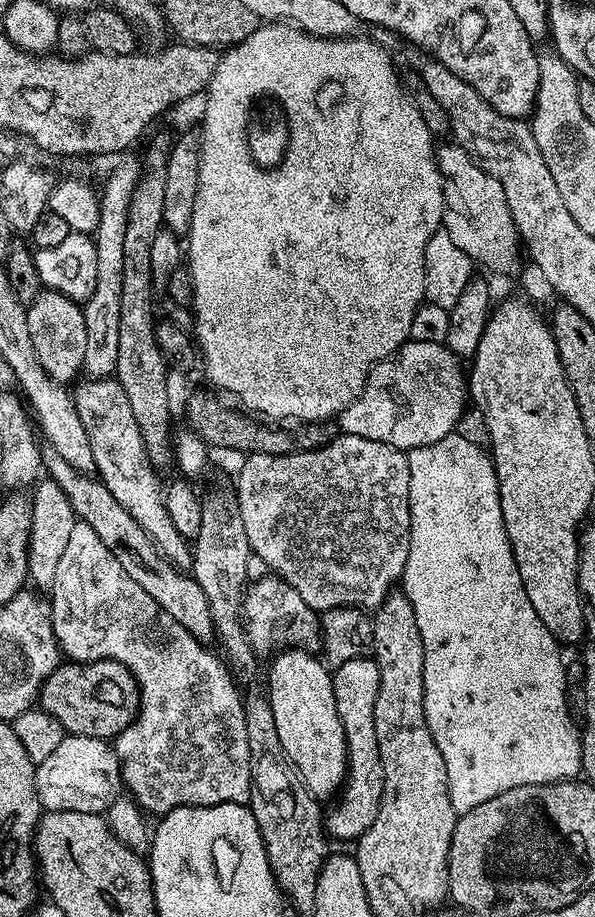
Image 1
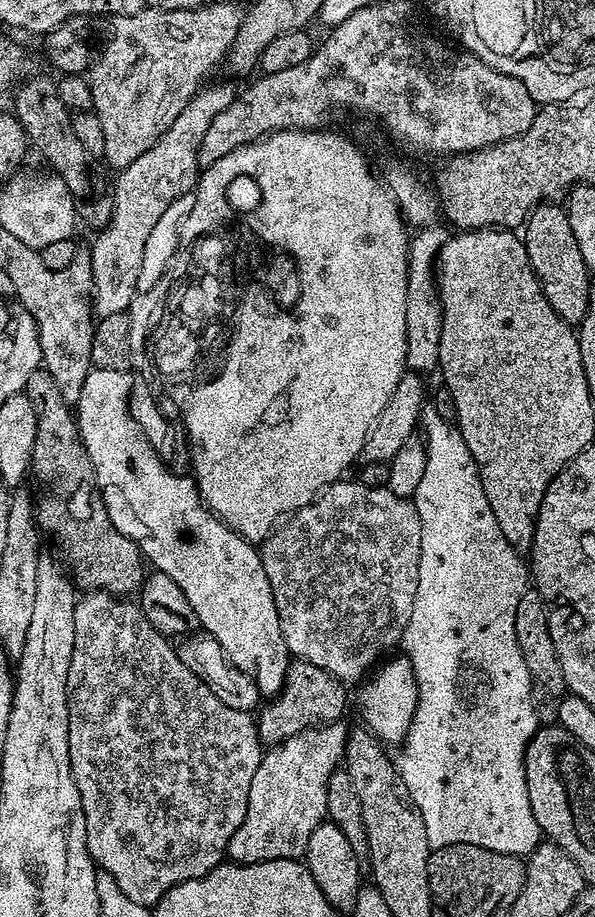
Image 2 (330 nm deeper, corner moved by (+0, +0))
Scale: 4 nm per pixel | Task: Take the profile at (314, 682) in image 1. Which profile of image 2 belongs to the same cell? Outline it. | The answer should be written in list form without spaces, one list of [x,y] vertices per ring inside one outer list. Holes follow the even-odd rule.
[[[93,368],[86,382],[82,382],[82,394],[74,405],[76,425],[90,454],[90,462],[94,462],[96,484],[104,493],[104,505],[109,510],[115,510],[114,516],[120,531],[139,543],[145,561],[155,571],[170,574],[170,578],[182,586],[182,594],[186,594],[194,610],[197,625],[213,636],[218,646],[222,646],[228,661],[242,670],[242,674],[250,674],[261,697],[274,697],[284,685],[290,653],[282,638],[278,606],[274,606],[270,578],[266,578],[257,545],[239,536],[232,527],[214,515],[204,505],[200,491],[196,489],[195,479],[188,474],[179,476],[171,472],[166,466],[168,464],[152,449],[148,439],[141,437],[125,412],[125,393],[134,392],[132,376],[131,371]]]

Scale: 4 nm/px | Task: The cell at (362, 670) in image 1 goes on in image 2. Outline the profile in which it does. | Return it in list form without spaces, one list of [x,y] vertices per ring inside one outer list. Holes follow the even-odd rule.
[[[344,722],[317,724],[280,744],[271,745],[261,755],[258,770],[250,782],[250,798],[242,826],[234,830],[226,853],[237,864],[257,864],[267,860],[300,860],[310,842],[310,834],[325,823],[326,784],[330,774],[341,767],[348,741],[349,725]]]

